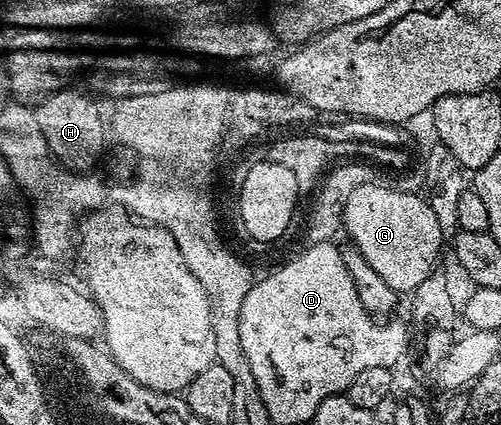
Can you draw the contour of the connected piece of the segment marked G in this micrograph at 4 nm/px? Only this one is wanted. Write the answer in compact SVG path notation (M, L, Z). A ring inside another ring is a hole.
M365 183L348 197L348 205L344 209L344 231L350 234L349 242L358 248L358 252L392 285L392 289L399 293L413 293L435 270L438 259L438 250L444 246L440 225L433 215L429 202L421 194L409 195L403 191L394 191L390 186L381 183Z

